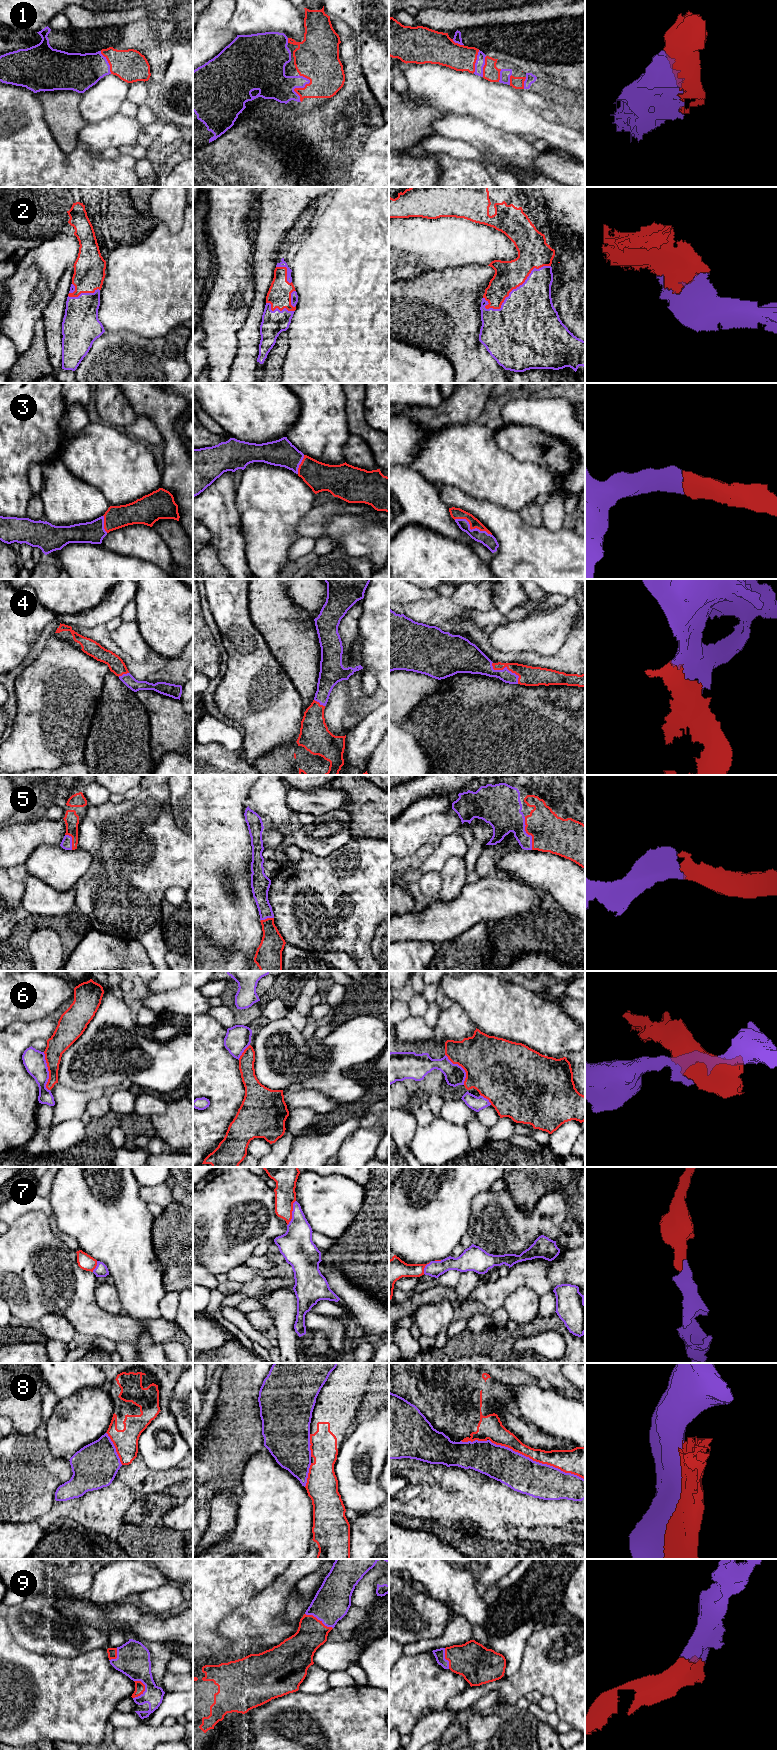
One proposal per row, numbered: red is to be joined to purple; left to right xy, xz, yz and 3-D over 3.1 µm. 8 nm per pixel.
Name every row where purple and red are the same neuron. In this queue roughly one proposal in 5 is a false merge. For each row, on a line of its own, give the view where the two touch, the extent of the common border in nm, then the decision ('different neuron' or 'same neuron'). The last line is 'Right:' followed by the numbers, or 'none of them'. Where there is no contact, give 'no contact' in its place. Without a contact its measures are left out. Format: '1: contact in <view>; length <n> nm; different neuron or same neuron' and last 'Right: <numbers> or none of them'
1: contact in xz; length 220 nm; same neuron
2: contact in yz; length 650 nm; same neuron
3: contact in yz; length 340 nm; same neuron
4: contact in yz; length 280 nm; same neuron
5: contact in yz; length 280 nm; same neuron
6: contact in xy; length 320 nm; different neuron
7: contact in xz; length 220 nm; same neuron
8: contact in yz; length 850 nm; different neuron
9: contact in xy; length 160 nm; same neuron
Right: 1, 2, 3, 4, 5, 7, 9

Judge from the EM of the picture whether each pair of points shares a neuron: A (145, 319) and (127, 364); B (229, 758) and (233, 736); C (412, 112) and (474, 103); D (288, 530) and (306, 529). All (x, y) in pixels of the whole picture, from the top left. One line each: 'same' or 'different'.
A: different
B: different
C: different
D: different

